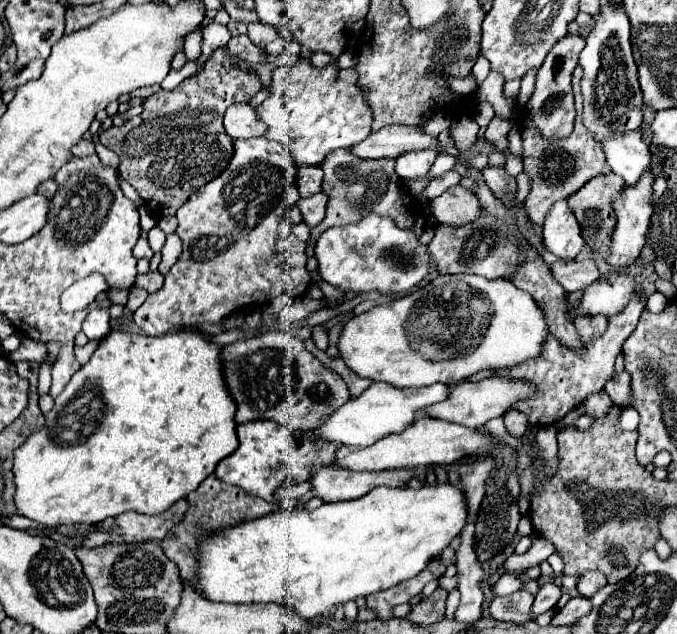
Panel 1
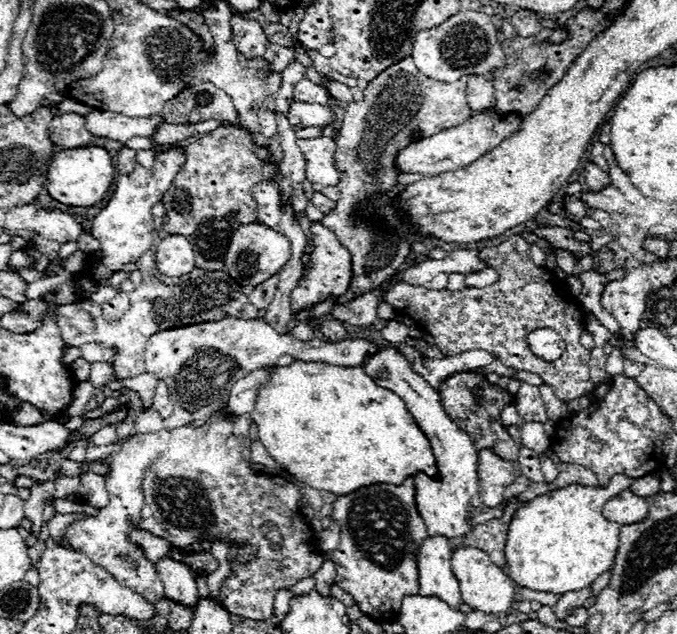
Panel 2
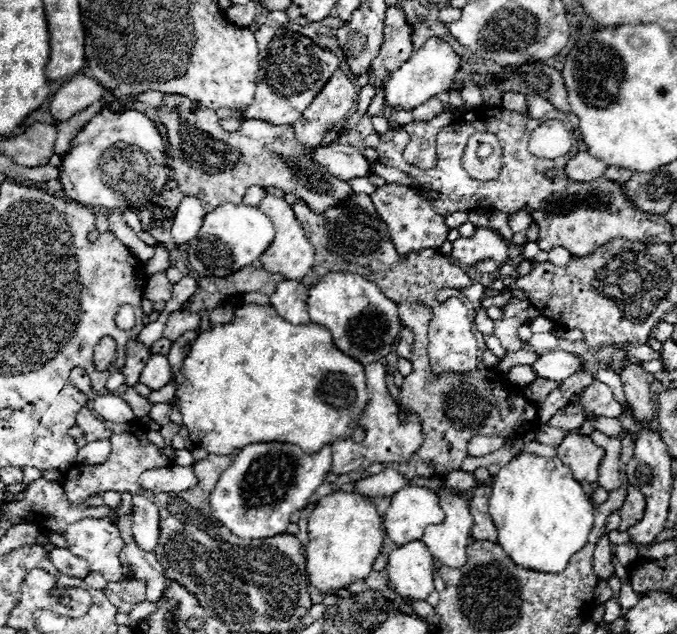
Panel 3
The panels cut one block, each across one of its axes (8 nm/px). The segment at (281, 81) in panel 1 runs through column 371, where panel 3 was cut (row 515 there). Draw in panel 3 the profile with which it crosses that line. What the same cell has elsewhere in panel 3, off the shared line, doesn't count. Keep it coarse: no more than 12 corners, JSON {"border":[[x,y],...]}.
{"border":[[128,492],[108,518],[84,518],[64,532],[68,550],[108,582],[134,578],[120,562],[118,524],[132,516]]}

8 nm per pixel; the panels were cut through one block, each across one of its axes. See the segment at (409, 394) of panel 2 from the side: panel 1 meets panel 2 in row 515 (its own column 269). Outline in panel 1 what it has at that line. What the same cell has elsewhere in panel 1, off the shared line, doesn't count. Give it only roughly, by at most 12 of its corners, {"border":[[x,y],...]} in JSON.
{"border":[[238,424],[238,450],[214,472],[274,502],[310,480],[314,430]]}

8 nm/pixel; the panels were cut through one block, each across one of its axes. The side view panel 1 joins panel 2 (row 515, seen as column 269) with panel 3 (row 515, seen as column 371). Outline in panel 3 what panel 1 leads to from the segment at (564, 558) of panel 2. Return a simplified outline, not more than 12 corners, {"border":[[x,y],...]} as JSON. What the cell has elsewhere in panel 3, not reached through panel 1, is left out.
{"border":[[520,454],[492,482],[498,544],[562,572],[594,506],[556,456]]}

